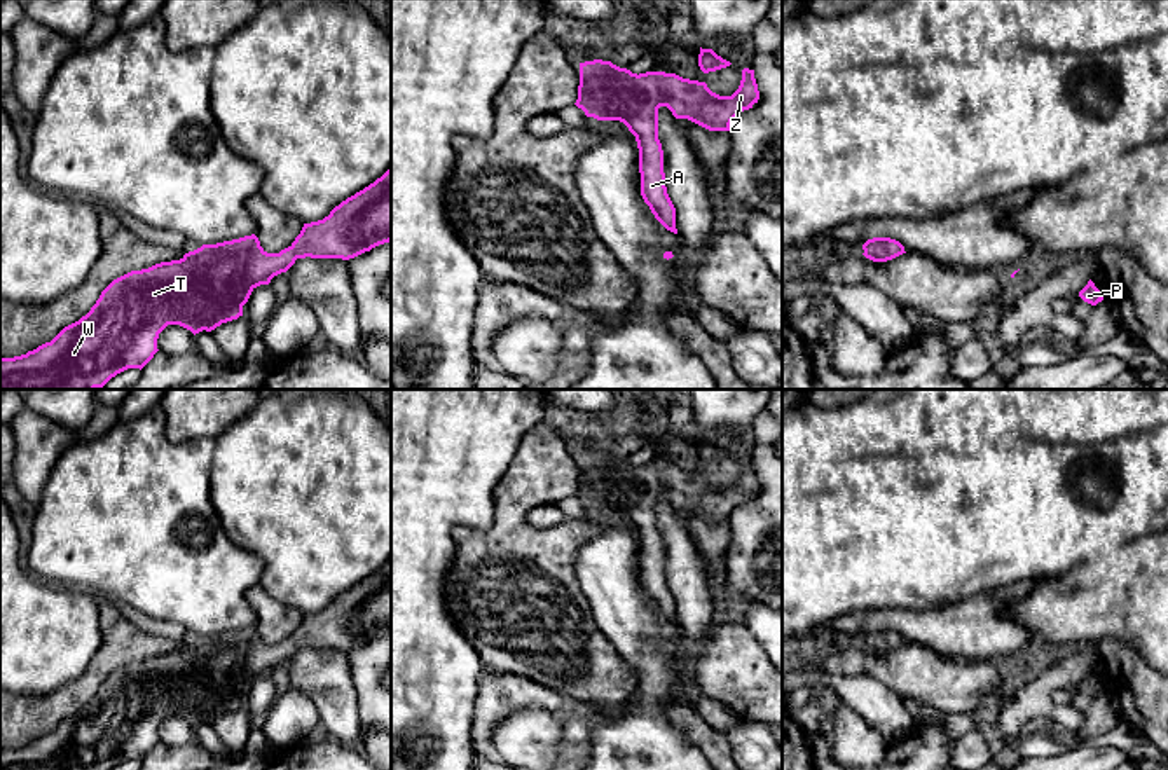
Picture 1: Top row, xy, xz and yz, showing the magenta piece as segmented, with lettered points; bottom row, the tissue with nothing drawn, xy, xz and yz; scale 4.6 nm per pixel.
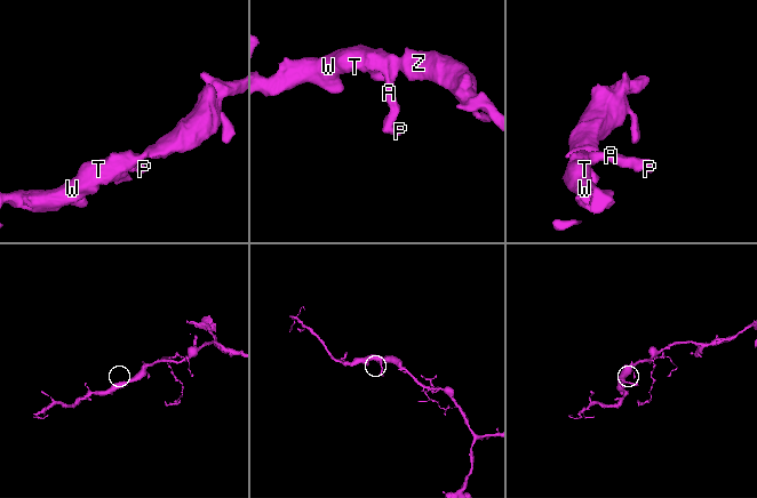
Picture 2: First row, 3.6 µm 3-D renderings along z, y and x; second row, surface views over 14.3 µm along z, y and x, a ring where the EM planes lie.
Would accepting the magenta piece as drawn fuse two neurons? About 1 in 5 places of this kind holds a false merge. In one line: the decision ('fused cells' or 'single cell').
single cell

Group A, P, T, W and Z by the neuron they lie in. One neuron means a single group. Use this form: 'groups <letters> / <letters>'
groups A P T W Z

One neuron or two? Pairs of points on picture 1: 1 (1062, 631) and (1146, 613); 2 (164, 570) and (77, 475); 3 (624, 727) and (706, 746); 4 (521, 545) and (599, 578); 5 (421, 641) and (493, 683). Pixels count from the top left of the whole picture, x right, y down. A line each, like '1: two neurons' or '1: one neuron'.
1: one neuron
2: one neuron
3: two neurons
4: two neurons
5: two neurons

